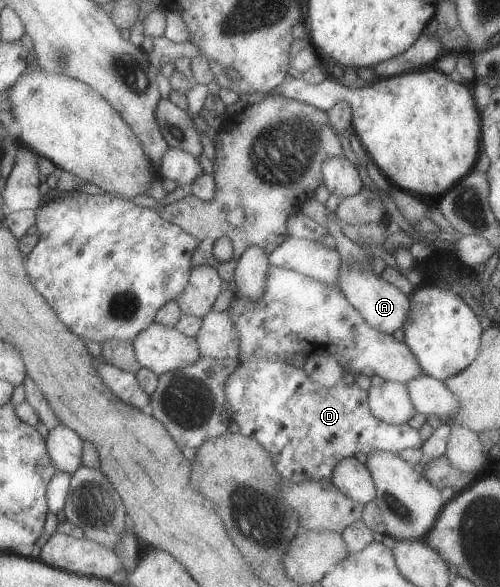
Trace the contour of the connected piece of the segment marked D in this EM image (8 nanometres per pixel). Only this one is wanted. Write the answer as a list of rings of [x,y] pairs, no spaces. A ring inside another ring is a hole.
[[[247,359],[240,361],[239,367],[227,377],[225,382],[227,409],[231,421],[239,427],[239,433],[254,439],[271,457],[275,471],[284,481],[301,483],[301,481],[319,481],[330,479],[333,467],[343,457],[354,457],[357,453],[371,455],[373,451],[398,453],[405,448],[421,449],[423,440],[419,432],[406,423],[387,424],[371,415],[368,406],[367,392],[360,389],[355,382],[345,385],[342,380],[333,387],[321,387],[313,383],[303,368],[295,368],[279,361],[267,359]]]

